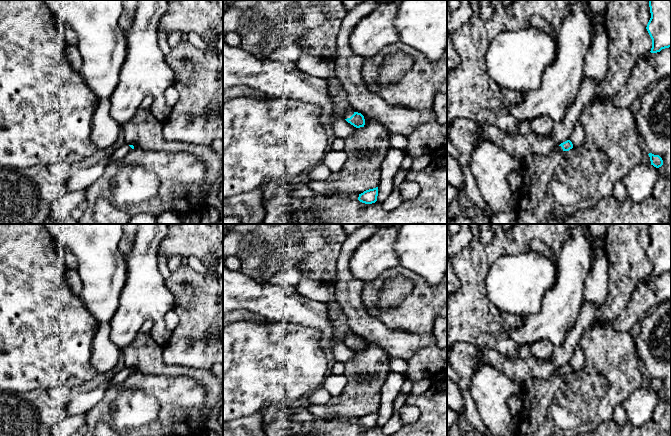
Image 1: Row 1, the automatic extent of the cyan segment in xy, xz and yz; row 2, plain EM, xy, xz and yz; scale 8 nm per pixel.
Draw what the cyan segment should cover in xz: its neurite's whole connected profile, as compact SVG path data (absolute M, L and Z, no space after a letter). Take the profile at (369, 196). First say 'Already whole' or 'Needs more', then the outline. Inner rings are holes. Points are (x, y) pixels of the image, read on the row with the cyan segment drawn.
Already whole. M378 187L369 189L359 194L358 200L365 204L372 204L377 201Z

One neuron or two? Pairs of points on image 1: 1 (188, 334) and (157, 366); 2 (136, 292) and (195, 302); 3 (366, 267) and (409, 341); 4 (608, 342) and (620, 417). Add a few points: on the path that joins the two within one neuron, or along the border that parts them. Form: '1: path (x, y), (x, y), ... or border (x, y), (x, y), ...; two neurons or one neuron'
1: border (162, 348), (162, 358), (167, 364), (186, 367); two neurons
2: border (164, 279), (174, 297), (172, 308); two neurons
3: border (349, 267), (349, 270), (356, 277), (367, 282); two neurons
4: border (620, 403), (615, 408), (612, 418); two neurons

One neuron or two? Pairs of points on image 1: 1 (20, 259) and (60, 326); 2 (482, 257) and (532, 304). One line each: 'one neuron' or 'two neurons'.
1: one neuron
2: two neurons

